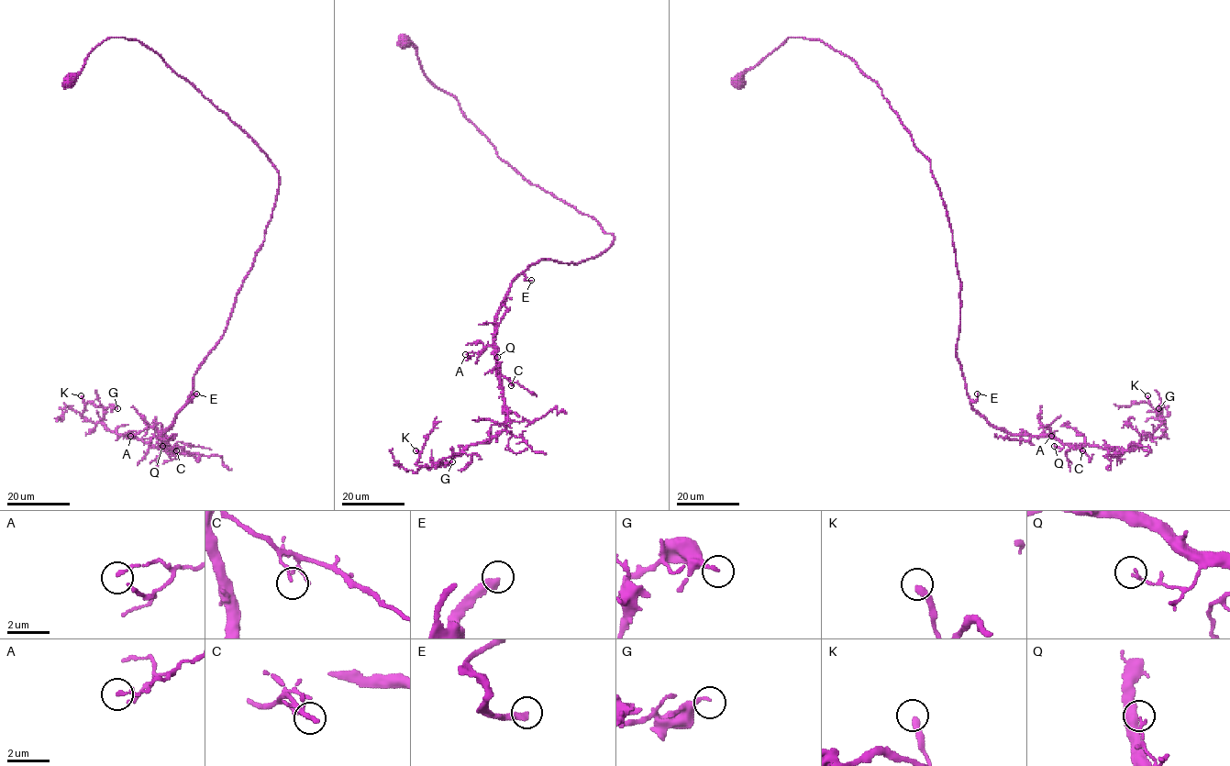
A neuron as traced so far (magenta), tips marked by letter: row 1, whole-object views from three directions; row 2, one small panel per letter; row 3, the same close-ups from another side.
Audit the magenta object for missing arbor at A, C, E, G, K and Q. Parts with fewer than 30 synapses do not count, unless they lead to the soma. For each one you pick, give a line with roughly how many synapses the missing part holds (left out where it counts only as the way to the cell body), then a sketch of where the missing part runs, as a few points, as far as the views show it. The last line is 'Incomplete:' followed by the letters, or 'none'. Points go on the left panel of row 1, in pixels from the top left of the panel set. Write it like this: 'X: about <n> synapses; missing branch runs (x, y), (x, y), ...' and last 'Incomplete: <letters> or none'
E: about 250 synapses
Incomplete: E

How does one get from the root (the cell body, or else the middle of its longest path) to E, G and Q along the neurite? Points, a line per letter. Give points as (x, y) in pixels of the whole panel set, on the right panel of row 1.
E: (737, 80), (799, 37), (878, 83), (946, 208), (956, 356), (977, 394)
G: (737, 80), (799, 37), (878, 83), (930, 161), (961, 285), (956, 356), (991, 425), (1123, 454), (1158, 408)
Q: (737, 80), (799, 37), (878, 83), (930, 161), (951, 227), (970, 405), (1054, 446)

